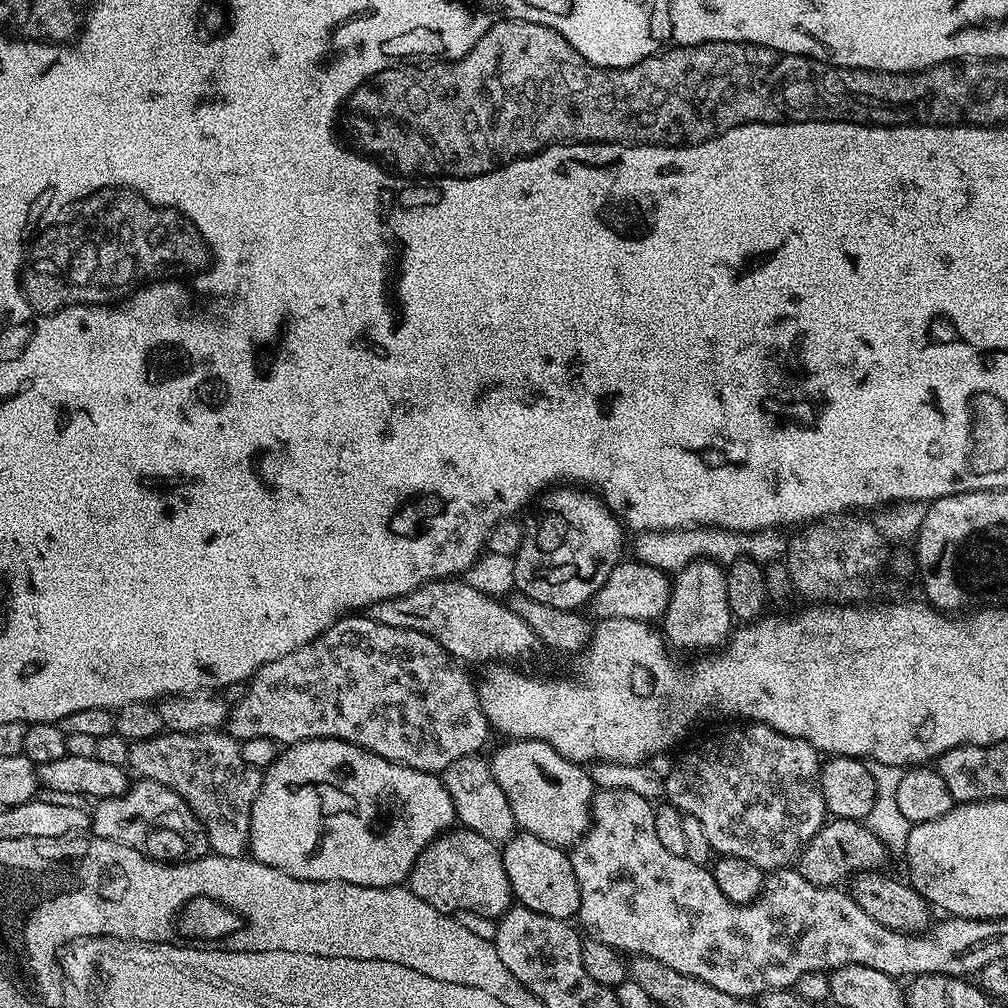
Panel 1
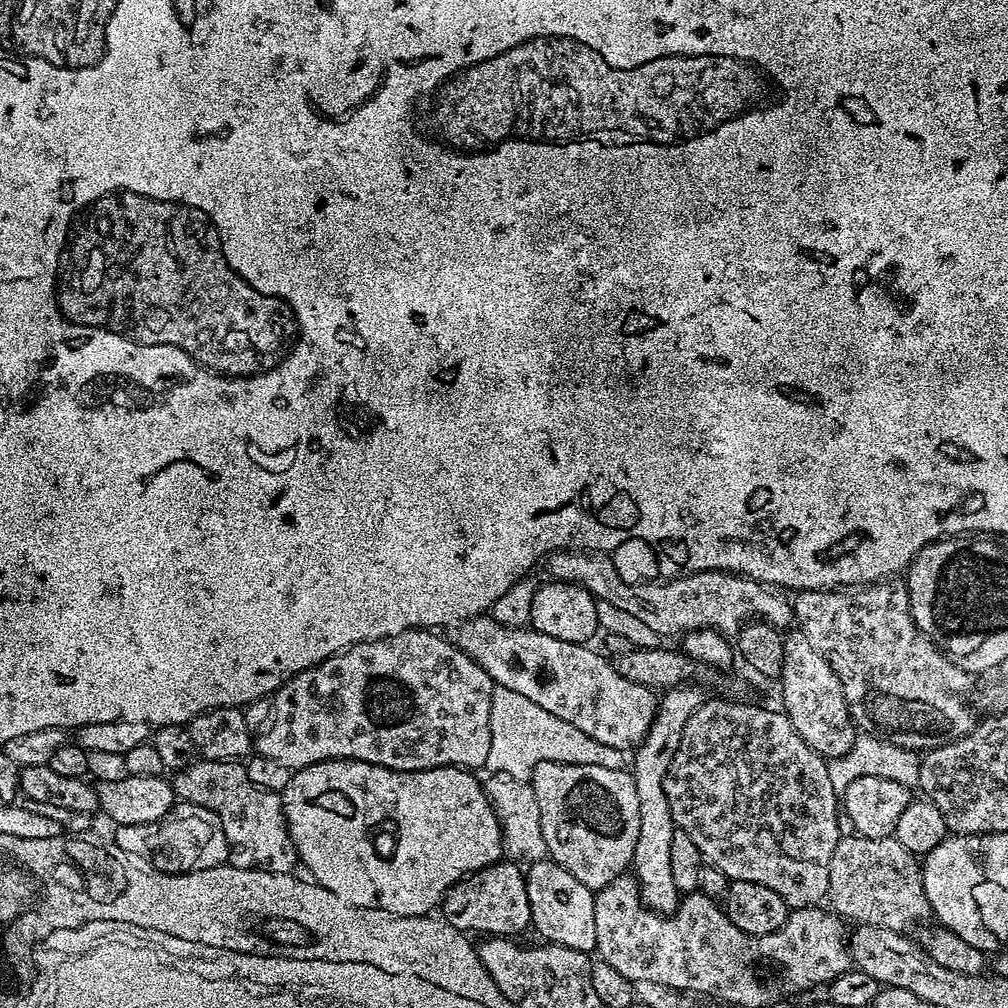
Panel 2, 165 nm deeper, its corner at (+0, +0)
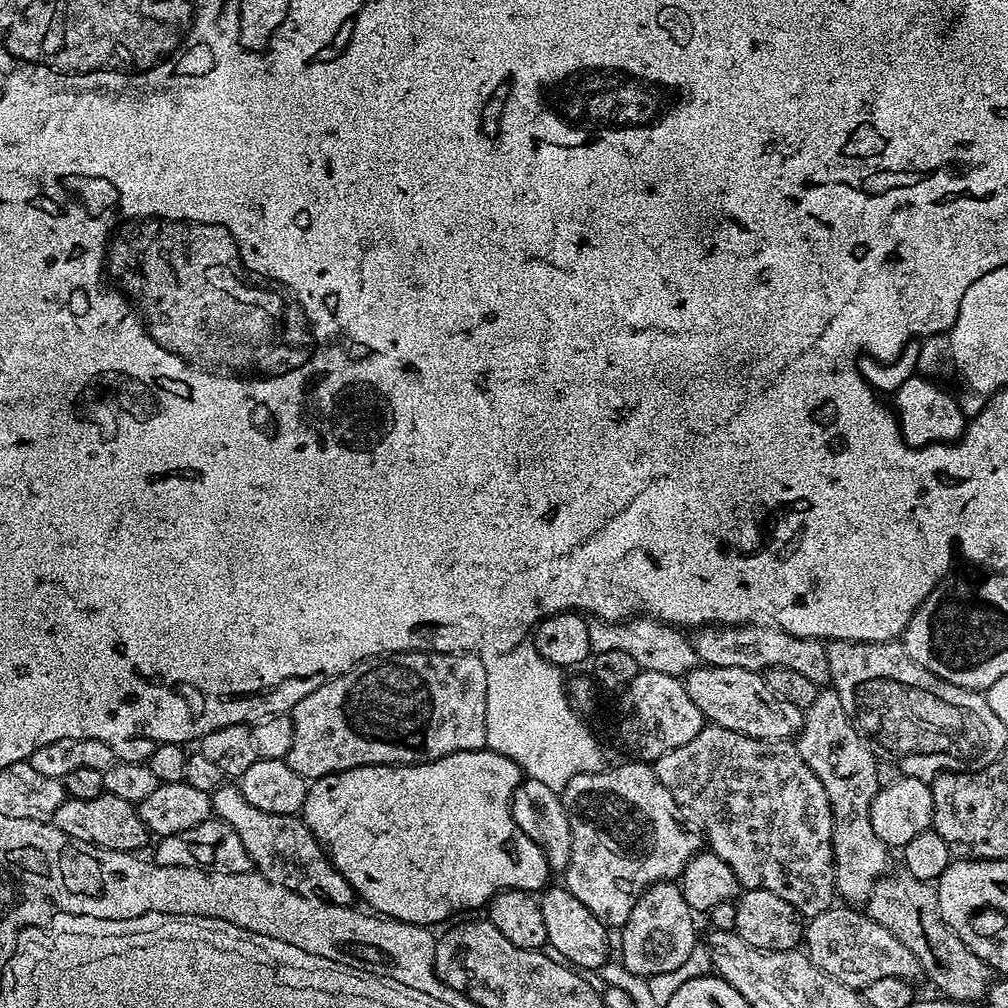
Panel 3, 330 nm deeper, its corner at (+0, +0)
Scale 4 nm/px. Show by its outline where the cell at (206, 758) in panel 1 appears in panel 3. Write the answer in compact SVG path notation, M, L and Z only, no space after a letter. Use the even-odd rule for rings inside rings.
M225 782L217 792L211 793L211 798L215 819L226 822L230 830L242 838L242 846L246 846L246 854L250 854L255 871L270 878L270 882L278 882L278 886L286 886L286 890L294 890L311 900L345 906L353 903L350 882L346 882L346 878L342 878L340 871L332 865L328 853L299 815L266 814L266 810L250 806L240 787L232 782Z

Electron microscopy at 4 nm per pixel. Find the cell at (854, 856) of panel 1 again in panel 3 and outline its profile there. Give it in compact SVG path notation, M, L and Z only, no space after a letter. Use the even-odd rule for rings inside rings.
M903 870L893 871L874 886L866 905L867 915L879 922L918 958L923 975L949 1000L983 1001L987 997L994 973L950 930L942 918L935 885L914 878Z

